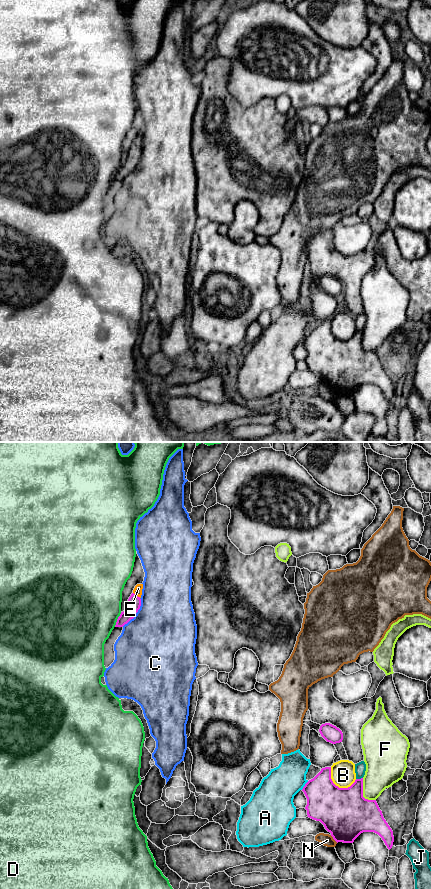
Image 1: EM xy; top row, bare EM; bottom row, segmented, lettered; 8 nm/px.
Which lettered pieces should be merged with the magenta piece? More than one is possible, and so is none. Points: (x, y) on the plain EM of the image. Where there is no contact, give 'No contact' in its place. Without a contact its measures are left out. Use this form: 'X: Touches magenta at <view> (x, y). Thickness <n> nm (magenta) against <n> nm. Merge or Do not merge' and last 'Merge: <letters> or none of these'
A: Touches magenta at xy (305, 337). Thickness 320 nm (magenta) against 300 nm. Do not merge
B: Touches magenta at xy (337, 338). Thickness 400 nm (magenta) against 200 nm. Do not merge
C: Touches magenta at xy (136, 164). Thickness 110 nm (magenta) against 500 nm. Do not merge
D: Touches magenta at xy (117, 171). Thickness 110 nm (magenta) against 500 nm. Do not merge
E: Touches magenta at xy (136, 147). Thickness 110 nm (magenta) against 70 nm. Merge
F: Touches magenta at xy (362, 345). Thickness 400 nm (magenta) against 280 nm. Do not merge
J: Touches magenta at xy (359, 331). Thickness 320 nm (magenta) against 90 nm. Do not merge
N: Touches magenta at xy (334, 391). Thickness 400 nm (magenta) against 100 nm. Do not merge
Merge: E

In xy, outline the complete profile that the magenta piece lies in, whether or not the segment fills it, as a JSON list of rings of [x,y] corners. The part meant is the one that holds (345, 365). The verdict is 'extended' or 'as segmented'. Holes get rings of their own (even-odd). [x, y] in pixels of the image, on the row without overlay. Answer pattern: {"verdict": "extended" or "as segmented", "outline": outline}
{"verdict": "as segmented", "outline": [[[325,319],[305,336],[302,343],[307,350],[307,369],[320,373],[337,395],[353,395],[361,385],[374,384],[382,390],[389,402],[392,400],[393,383],[384,371],[376,352],[363,349],[363,330],[356,331],[348,340],[339,340],[331,331],[331,319]]]}

